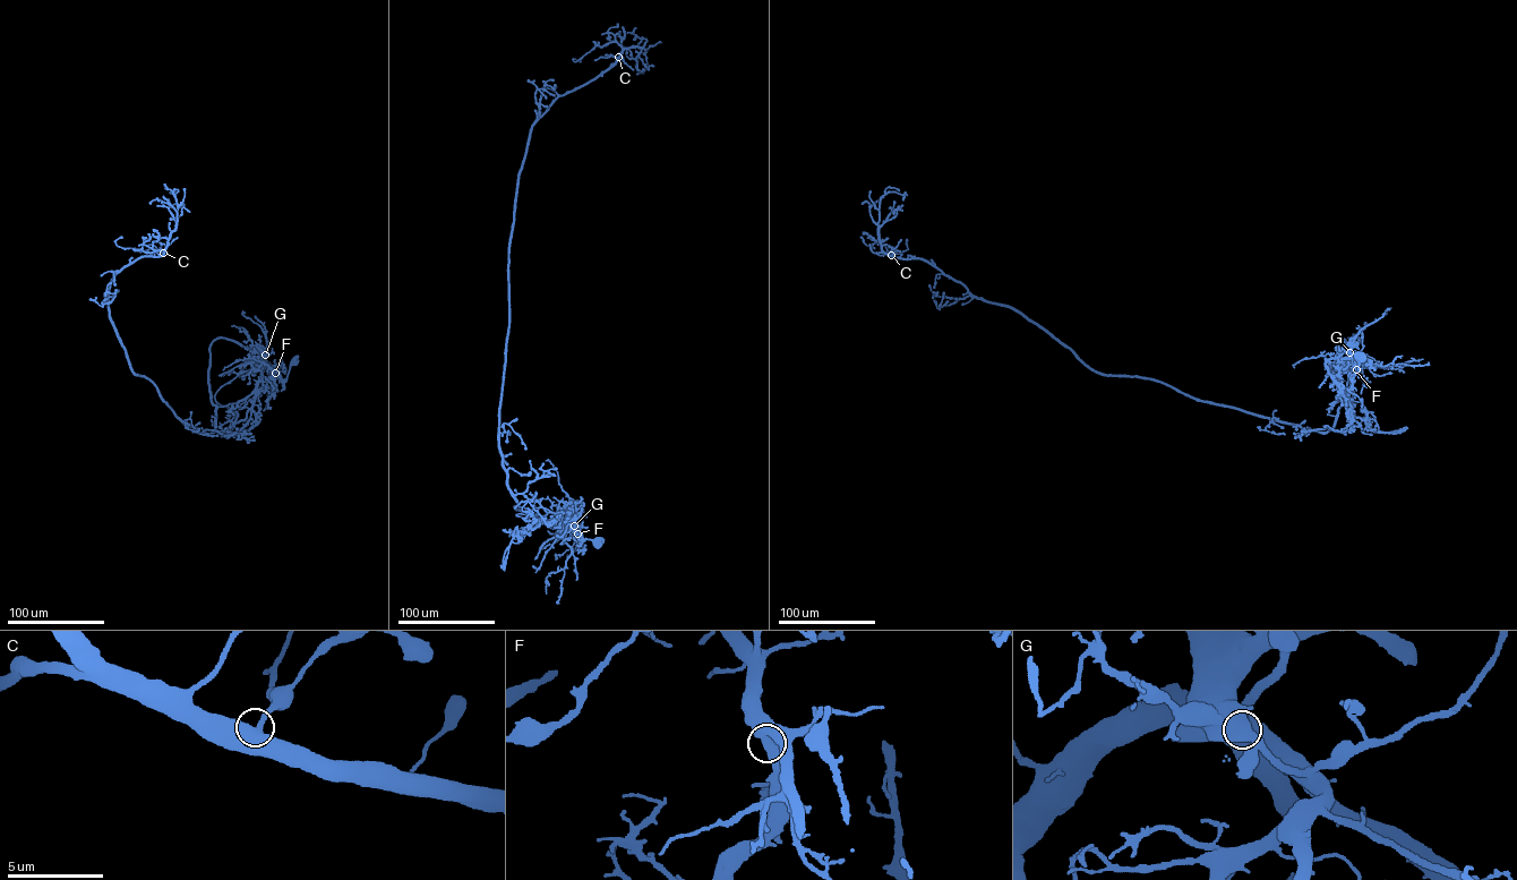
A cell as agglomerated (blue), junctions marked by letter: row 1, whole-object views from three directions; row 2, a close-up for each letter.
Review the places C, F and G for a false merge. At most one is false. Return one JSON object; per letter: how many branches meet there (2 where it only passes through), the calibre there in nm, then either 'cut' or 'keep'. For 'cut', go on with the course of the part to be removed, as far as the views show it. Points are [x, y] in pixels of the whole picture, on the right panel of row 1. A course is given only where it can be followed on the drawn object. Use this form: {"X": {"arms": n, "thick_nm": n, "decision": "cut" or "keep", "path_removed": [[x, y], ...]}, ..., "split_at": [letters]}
{"C": {"arms": 2, "thick_nm": 500, "decision": "keep"}, "F": {"arms": 2, "thick_nm": 600, "decision": "keep"}, "G": {"arms": 2, "thick_nm": 650, "decision": "cut", "path_removed": [[1350, 352], [1354, 347], [1350, 340], [1354, 338]]}, "split_at": ["G"]}

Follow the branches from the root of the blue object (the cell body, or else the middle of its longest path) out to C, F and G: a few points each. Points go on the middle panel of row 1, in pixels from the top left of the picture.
C: (597, 545), (572, 527), (575, 510), (519, 506), (499, 418), (510, 246), (530, 129), (618, 57)
F: (597, 545), (577, 534)
G: (597, 545), (584, 540), (571, 528), (575, 526)

